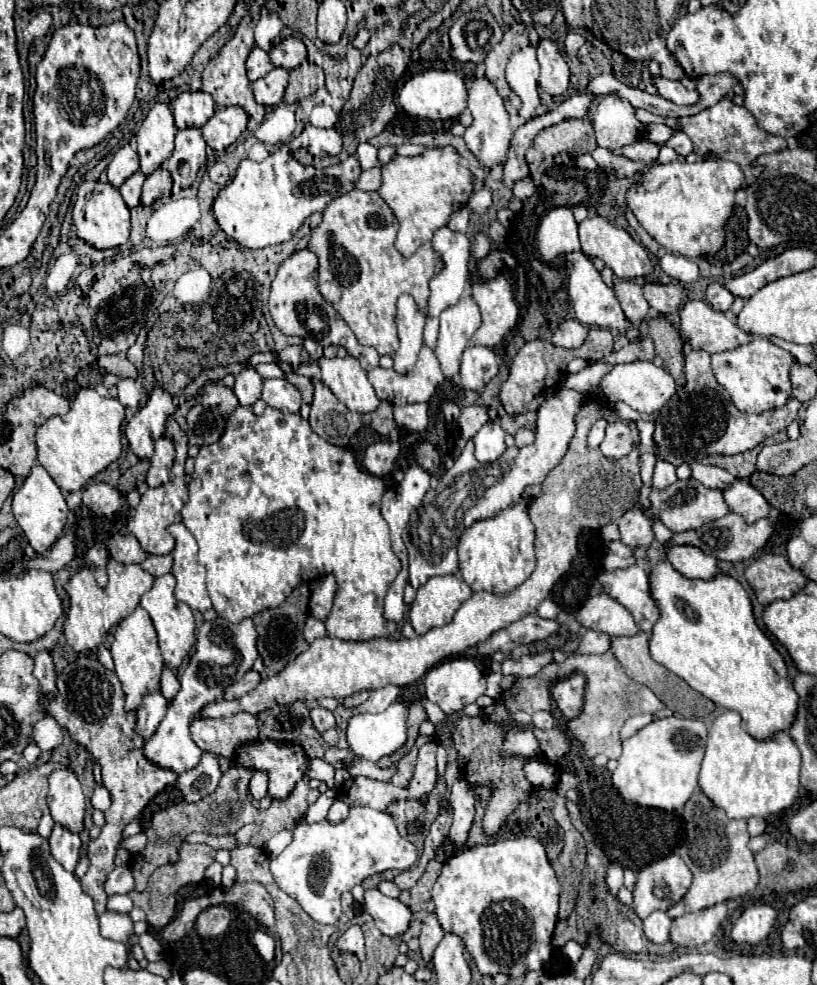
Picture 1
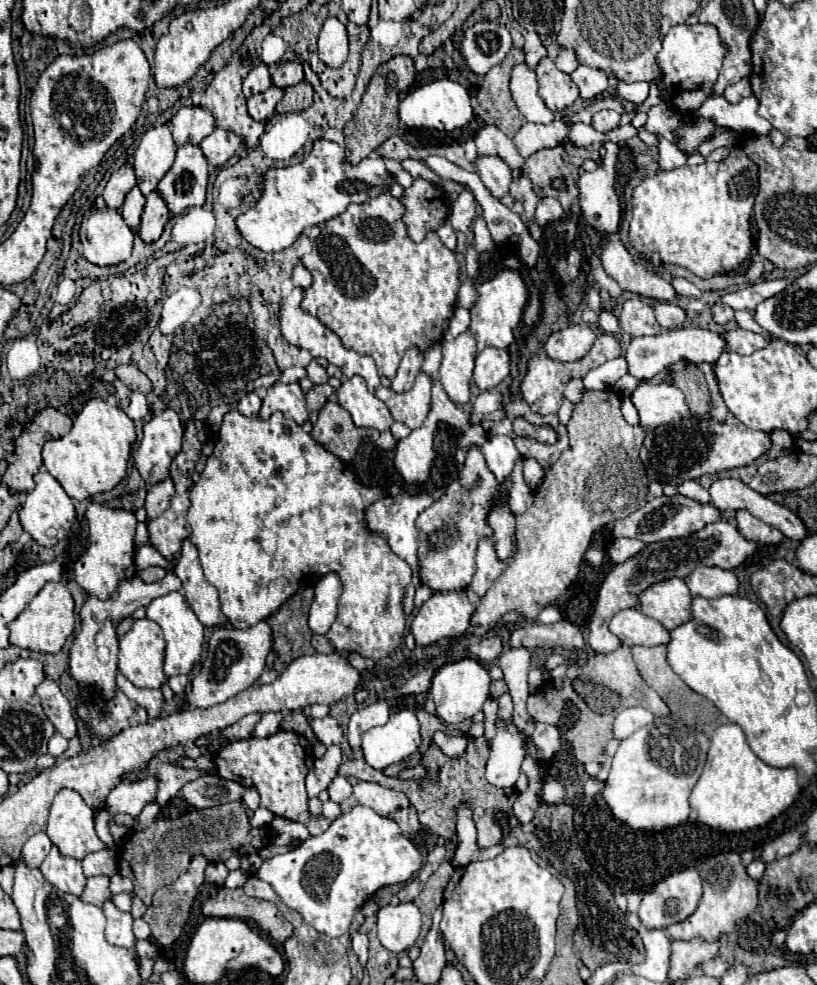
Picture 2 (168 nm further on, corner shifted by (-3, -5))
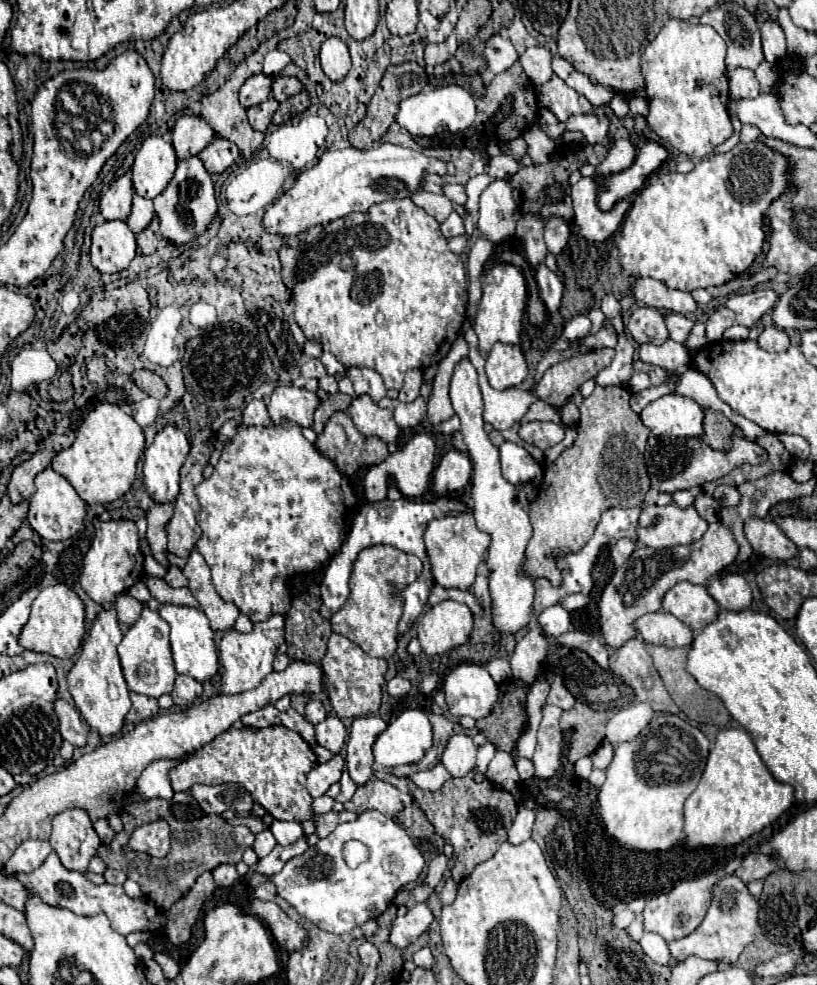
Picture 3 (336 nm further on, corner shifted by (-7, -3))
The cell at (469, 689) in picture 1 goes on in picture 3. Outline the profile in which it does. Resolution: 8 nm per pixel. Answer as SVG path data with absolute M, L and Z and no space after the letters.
M471 662L459 664L455 670L451 670L451 674L443 682L443 690L447 696L449 712L457 718L471 716L473 720L485 718L491 712L491 706L497 702L497 694L499 694L499 688L497 688L495 680L489 676L487 668L483 668L479 664L471 664Z

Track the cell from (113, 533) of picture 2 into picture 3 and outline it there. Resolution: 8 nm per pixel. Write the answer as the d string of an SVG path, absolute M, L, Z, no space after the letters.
M95 520L95 540L83 558L83 572L79 576L81 588L97 604L109 606L117 594L127 592L139 580L143 580L143 554L139 550L139 534L135 522Z

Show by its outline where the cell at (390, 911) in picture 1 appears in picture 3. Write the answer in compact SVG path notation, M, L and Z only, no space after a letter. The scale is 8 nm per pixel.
M417 904L411 908L405 916L397 916L391 930L391 944L397 948L407 948L411 942L415 942L423 932L429 930L431 922L435 920L433 912L427 904Z

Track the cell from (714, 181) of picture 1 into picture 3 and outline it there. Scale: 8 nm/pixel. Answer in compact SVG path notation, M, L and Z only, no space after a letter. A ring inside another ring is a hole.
M763 142L737 144L725 154L703 158L689 174L669 172L655 178L651 184L641 188L627 212L621 236L617 238L619 262L623 274L631 278L655 278L669 288L693 292L697 288L721 286L741 272L745 272L765 244L763 232L763 188L765 188L765 212L773 200L787 192L795 192L797 186L791 178L791 164L783 154L771 150ZM733 168L733 192L729 190L729 172Z

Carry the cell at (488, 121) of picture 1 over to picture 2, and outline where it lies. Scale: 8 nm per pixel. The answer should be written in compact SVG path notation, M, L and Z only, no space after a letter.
M477 156L475 166L479 170L483 184L491 190L491 194L495 198L503 198L509 192L511 168L503 158L499 158L499 156Z

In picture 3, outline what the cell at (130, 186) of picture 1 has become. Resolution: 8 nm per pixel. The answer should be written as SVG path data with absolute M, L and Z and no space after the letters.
M133 196L133 210L131 210L131 216L127 220L127 226L139 234L141 230L145 230L149 226L149 222L155 218L155 212L153 212L153 202L147 200L147 198L141 198L141 196Z

